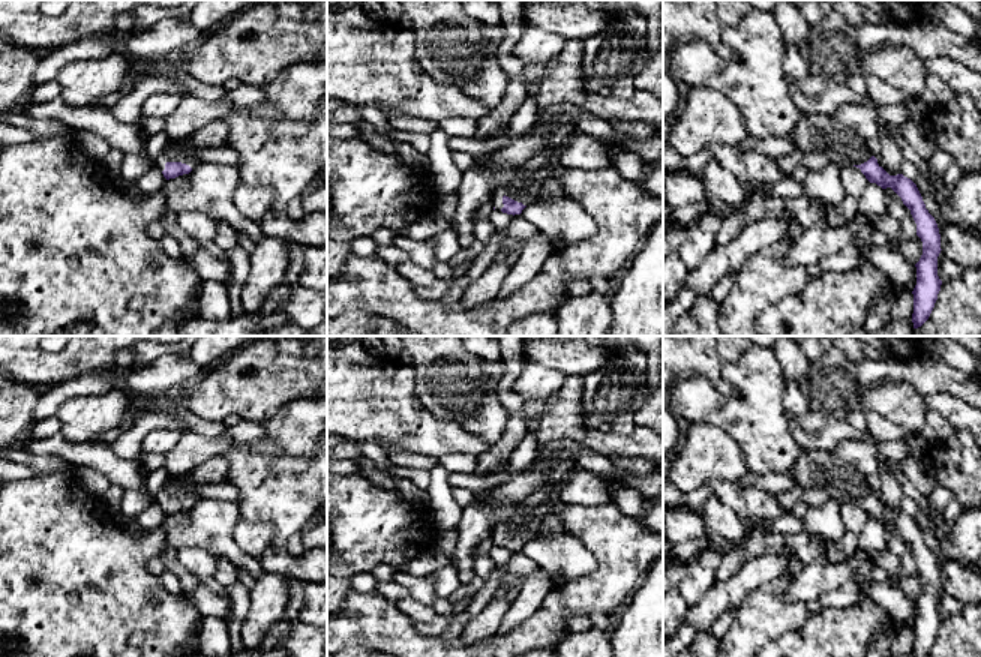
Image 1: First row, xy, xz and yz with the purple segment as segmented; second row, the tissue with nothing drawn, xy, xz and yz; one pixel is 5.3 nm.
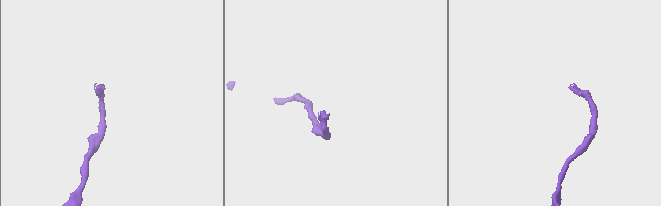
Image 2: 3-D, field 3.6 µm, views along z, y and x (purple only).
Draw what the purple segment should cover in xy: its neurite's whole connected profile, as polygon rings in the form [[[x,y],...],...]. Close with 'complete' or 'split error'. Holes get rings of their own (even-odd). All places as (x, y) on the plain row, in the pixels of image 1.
[[[170,476],[156,495],[156,501],[166,516],[176,514],[192,507],[198,500],[198,488],[200,484],[192,482],[188,476]]]; split error

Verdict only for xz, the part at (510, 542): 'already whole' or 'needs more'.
needs more

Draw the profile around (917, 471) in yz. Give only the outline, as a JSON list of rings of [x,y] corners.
[[[909,458],[900,462],[902,472],[915,484],[920,494],[930,495],[940,484],[934,472],[920,459]]]

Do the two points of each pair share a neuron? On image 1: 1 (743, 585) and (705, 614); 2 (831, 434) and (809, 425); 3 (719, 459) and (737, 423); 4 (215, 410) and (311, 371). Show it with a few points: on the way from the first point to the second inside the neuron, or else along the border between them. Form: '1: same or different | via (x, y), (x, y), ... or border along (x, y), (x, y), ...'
1: same | via (734, 590), (714, 605)
2: same | via (825, 432), (815, 428)
3: different | border along (698, 422), (720, 426), (735, 441), (747, 467)
4: same | via (239, 386), (267, 374), (287, 374)

